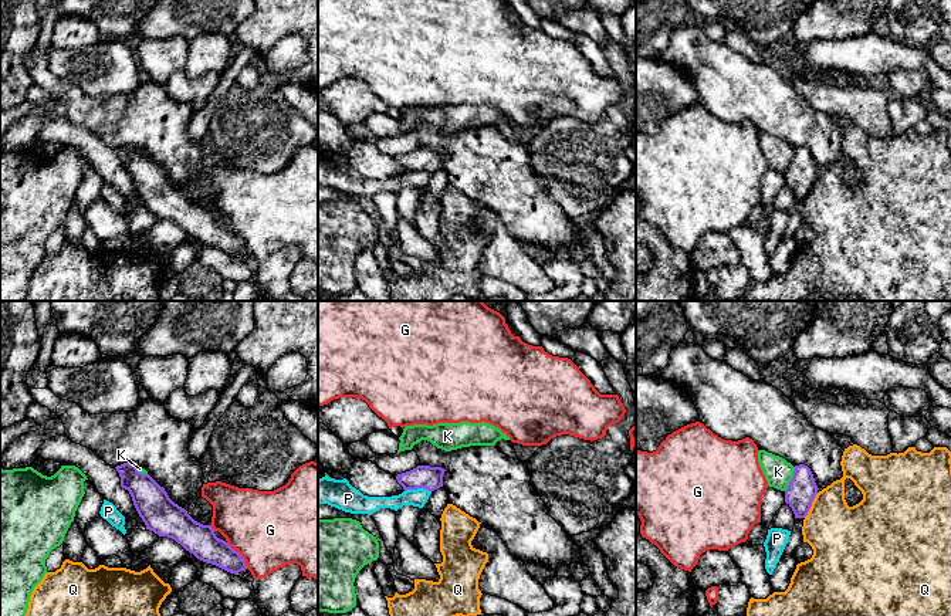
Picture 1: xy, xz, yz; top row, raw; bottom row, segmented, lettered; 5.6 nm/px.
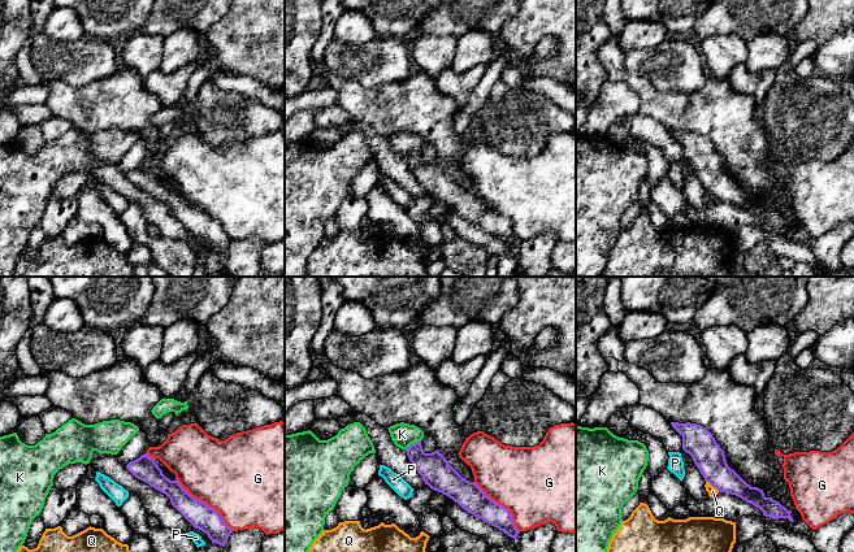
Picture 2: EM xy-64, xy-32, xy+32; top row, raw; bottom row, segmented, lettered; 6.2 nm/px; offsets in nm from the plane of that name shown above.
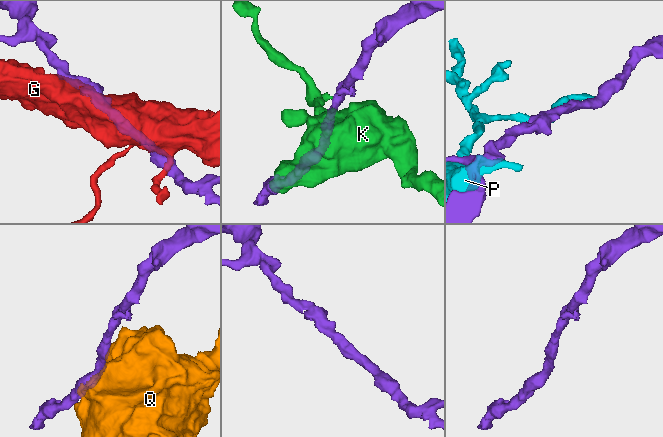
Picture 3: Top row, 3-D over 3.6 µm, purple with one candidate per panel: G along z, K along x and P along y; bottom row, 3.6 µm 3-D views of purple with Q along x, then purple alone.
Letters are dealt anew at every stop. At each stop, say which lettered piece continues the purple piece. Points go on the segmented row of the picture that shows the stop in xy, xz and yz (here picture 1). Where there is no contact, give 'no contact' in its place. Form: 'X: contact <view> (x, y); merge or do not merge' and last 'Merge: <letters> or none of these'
G: contact xy (240, 555); do not merge
K: contact yz (792, 479); do not merge
P: contact xz (418, 487); do not merge
Q: contact yz (811, 506); do not merge
Merge: none of these

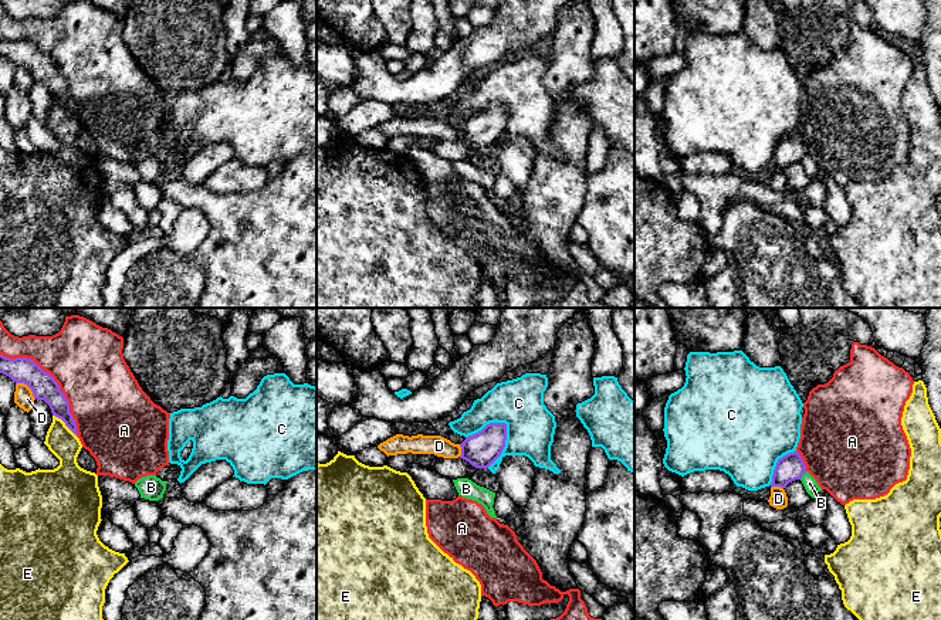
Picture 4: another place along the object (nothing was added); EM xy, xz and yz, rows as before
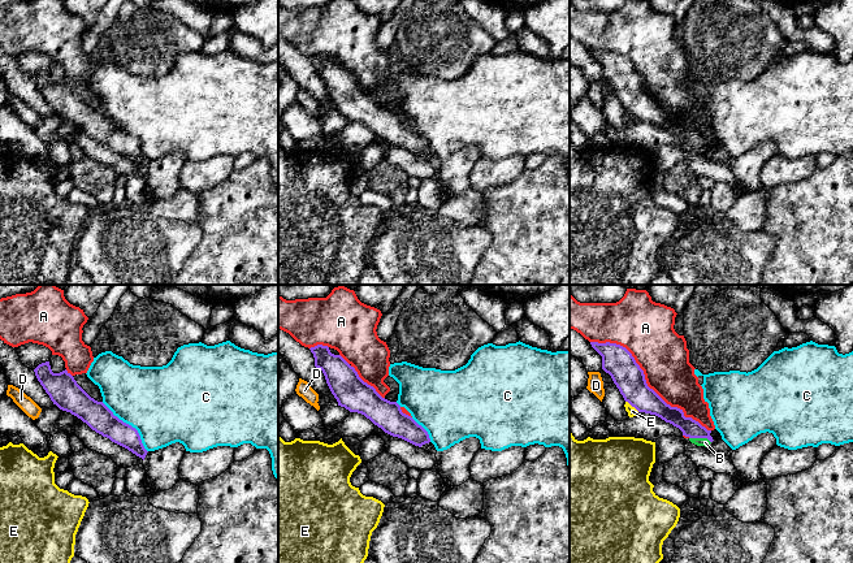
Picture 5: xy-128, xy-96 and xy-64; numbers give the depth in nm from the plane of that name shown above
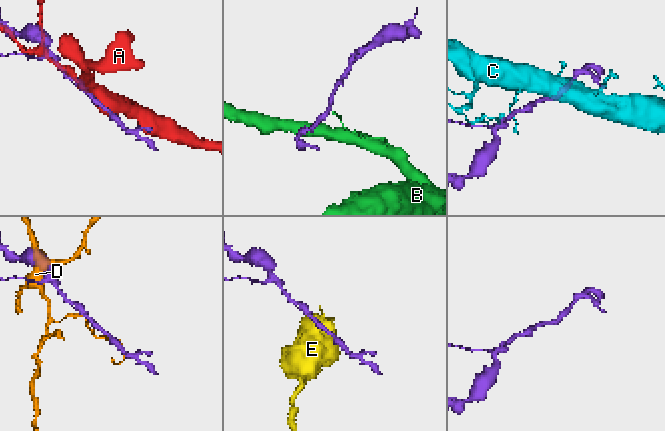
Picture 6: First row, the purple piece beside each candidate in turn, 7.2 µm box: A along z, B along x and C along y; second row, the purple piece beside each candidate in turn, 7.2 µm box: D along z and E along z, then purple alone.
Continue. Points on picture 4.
A: contact xy (54, 380); do not merge
B: contact yz (802, 474); do not merge
C: contact xz (504, 444); do not merge
D: contact xy (29, 386); do not merge
E: contact xy (65, 424); do not merge
Merge: none of these

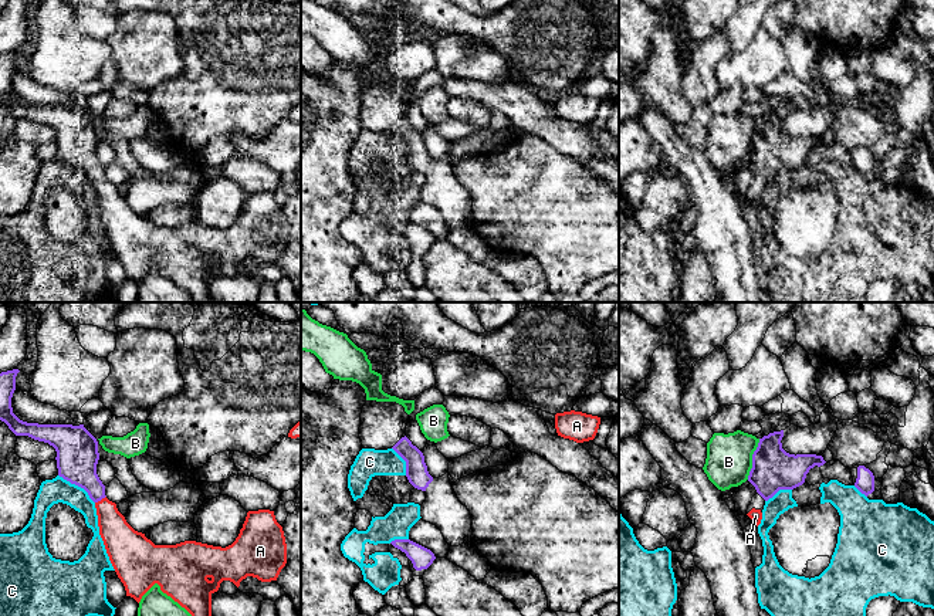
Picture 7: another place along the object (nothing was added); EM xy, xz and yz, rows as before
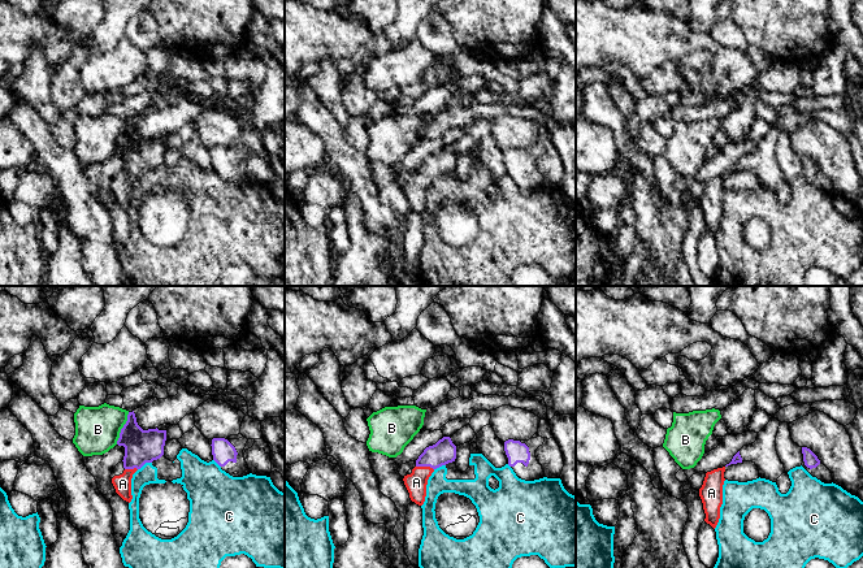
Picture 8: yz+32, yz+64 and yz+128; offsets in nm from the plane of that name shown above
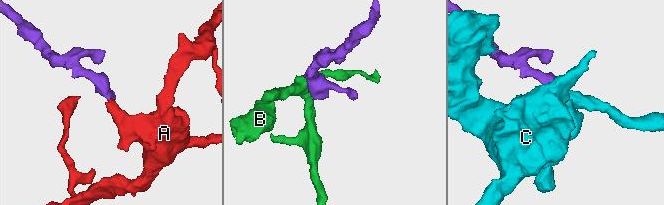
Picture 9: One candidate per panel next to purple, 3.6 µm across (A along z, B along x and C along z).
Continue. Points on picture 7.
A: contact xy (100, 500); merge
B: contact yz (753, 459); do not merge
C: contact xy (78, 486); do not merge
Merge: A

